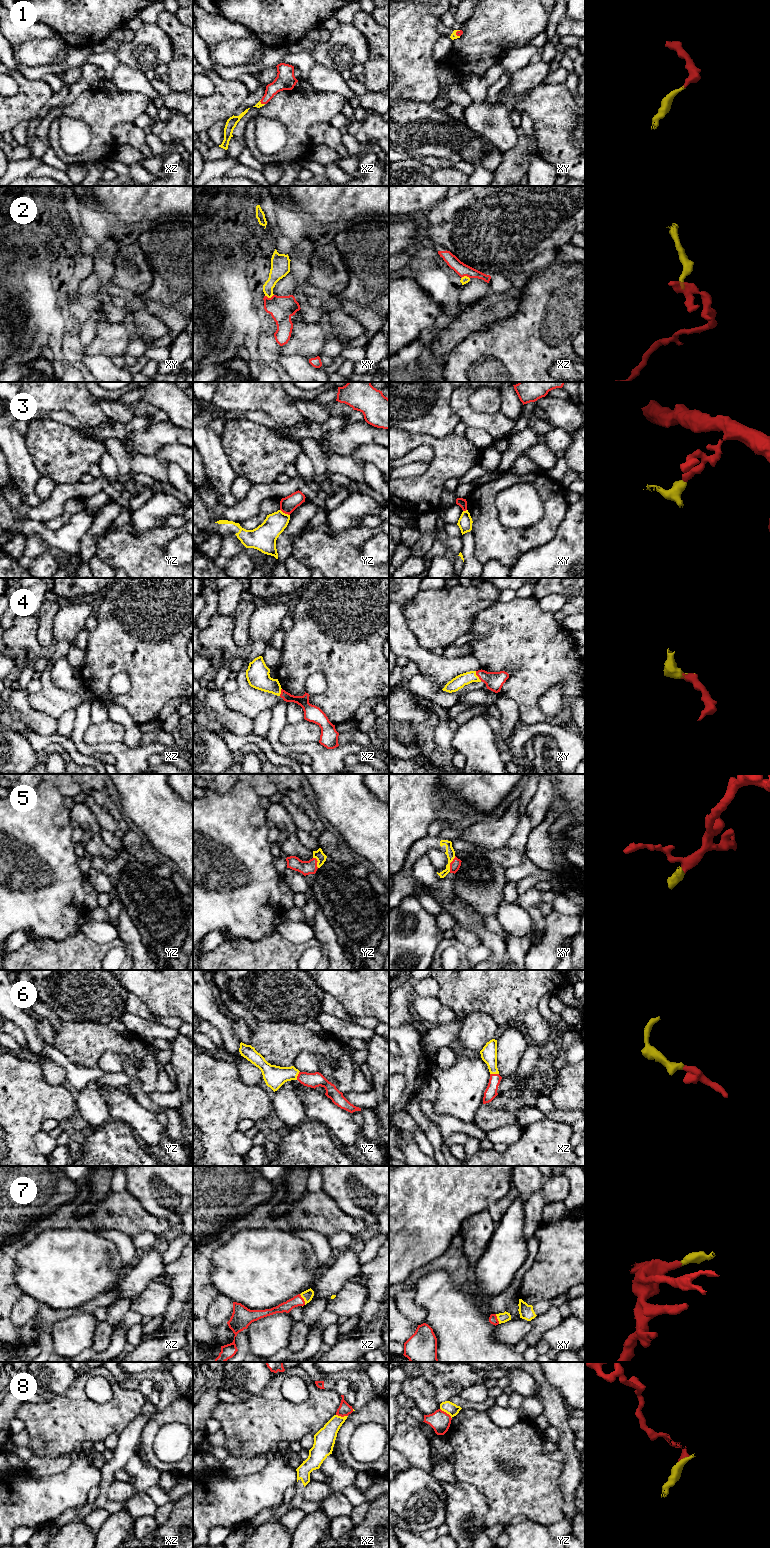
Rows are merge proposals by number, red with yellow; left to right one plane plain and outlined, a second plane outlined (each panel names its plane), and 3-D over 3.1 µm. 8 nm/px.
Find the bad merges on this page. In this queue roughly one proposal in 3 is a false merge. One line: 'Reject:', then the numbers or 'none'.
Reject: 3, 8

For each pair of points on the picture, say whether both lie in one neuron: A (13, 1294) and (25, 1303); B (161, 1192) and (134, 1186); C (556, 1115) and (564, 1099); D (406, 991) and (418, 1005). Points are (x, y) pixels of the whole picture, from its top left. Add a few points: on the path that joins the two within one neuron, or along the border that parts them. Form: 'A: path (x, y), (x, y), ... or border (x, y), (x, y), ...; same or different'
A: border (23, 1293), (13, 1307), (12, 1321); different
B: path (154, 1186), (141, 1186); same
C: border (555, 1109), (574, 1110); different
D: border (414, 992), (412, 1010), (420, 1019); different

